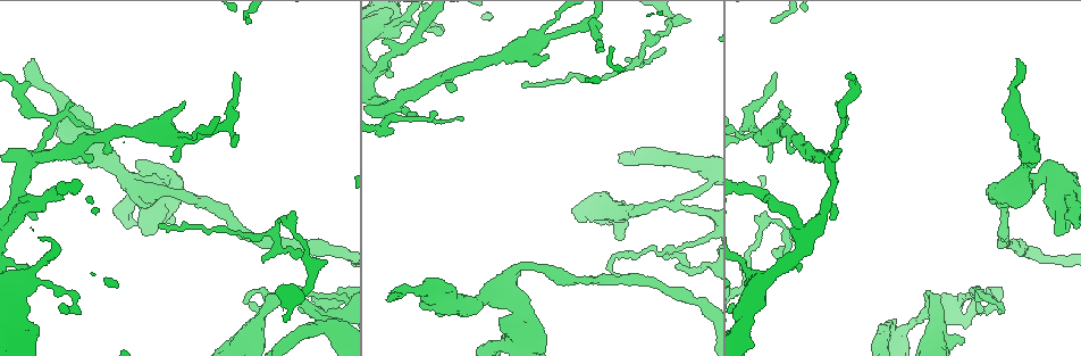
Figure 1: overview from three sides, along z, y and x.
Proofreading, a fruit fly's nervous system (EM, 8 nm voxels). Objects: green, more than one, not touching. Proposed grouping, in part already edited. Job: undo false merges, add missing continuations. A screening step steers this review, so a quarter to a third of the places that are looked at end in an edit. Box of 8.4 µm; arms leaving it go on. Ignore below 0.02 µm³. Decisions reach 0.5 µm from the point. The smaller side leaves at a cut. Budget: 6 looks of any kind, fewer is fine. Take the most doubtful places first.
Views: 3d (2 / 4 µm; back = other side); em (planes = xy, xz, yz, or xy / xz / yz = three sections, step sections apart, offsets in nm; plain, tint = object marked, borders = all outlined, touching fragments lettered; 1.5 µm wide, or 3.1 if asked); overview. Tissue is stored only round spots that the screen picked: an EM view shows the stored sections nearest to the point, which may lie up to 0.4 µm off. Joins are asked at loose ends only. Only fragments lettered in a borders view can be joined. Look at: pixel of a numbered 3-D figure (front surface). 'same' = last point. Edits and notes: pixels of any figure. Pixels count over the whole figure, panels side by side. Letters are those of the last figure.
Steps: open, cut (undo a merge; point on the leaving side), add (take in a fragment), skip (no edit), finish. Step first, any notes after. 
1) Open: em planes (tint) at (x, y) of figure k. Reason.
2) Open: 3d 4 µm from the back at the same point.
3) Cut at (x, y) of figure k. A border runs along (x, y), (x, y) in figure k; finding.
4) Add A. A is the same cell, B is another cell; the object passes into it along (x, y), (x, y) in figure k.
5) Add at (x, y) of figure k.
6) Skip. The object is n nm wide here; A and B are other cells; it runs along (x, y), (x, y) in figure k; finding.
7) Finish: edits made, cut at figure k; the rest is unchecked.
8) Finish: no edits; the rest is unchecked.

Open: em planes (borders) at (396, 292) of figure 1. End of a long branch.

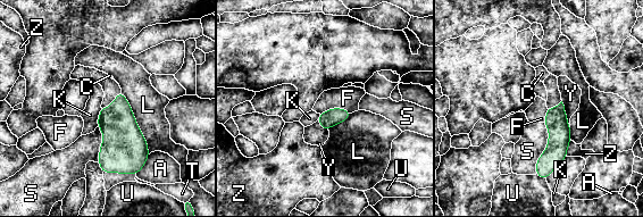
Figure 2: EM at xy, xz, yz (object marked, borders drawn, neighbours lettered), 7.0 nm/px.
Add at (570, 93) of figure 2. Y is the same cell, A, C, F, K, L, S, T, U and Z are other cells; it goes on there.

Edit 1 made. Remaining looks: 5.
Open: overview.

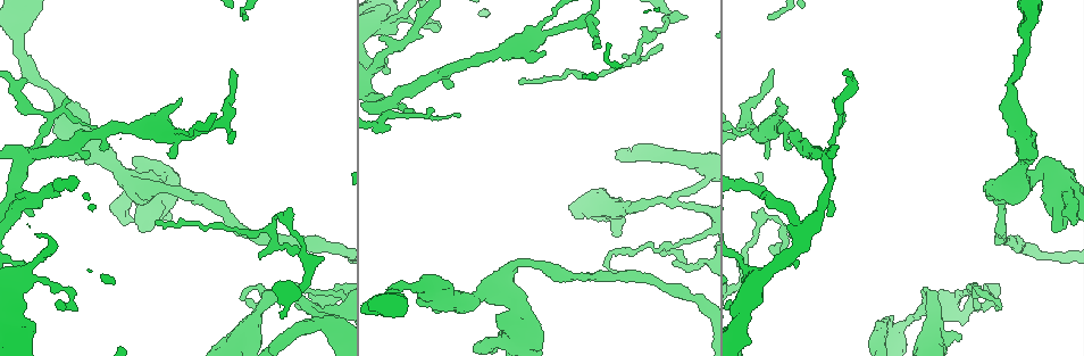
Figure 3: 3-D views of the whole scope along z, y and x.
Open: 3d 4 µm from the back at (231, 72) of figure 3. An open end.

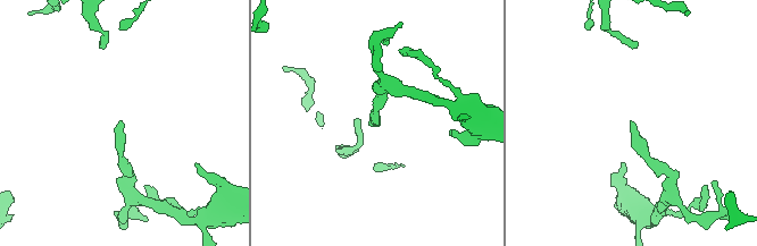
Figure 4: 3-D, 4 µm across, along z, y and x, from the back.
Open: em planes (borders) at (124, 125) of figure 4.

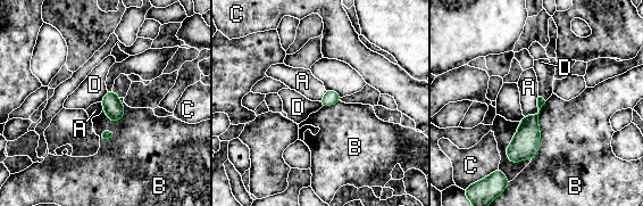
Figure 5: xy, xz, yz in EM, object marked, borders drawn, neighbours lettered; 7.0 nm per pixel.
Skip. The object is 100 nm wide here; A, B, C and D are other cells; a border runs along (539, 97), (537, 112), (524, 116) in figure 5; none of them fits.

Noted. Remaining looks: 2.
Open: em xy step 8 (borders) at (922, 311) of figure 3. Calibre changes.

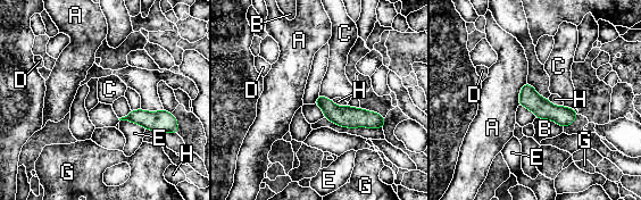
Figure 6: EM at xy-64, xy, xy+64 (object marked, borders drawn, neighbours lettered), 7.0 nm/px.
Skip. A, B, C, D, E, G and H are other cells; it runs along (523, 91), (546, 110), (574, 114) in figure 6; continuous, no second neuron.

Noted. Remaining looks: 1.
Finish: edits made, add at figure 2; the rest is unchecked.

